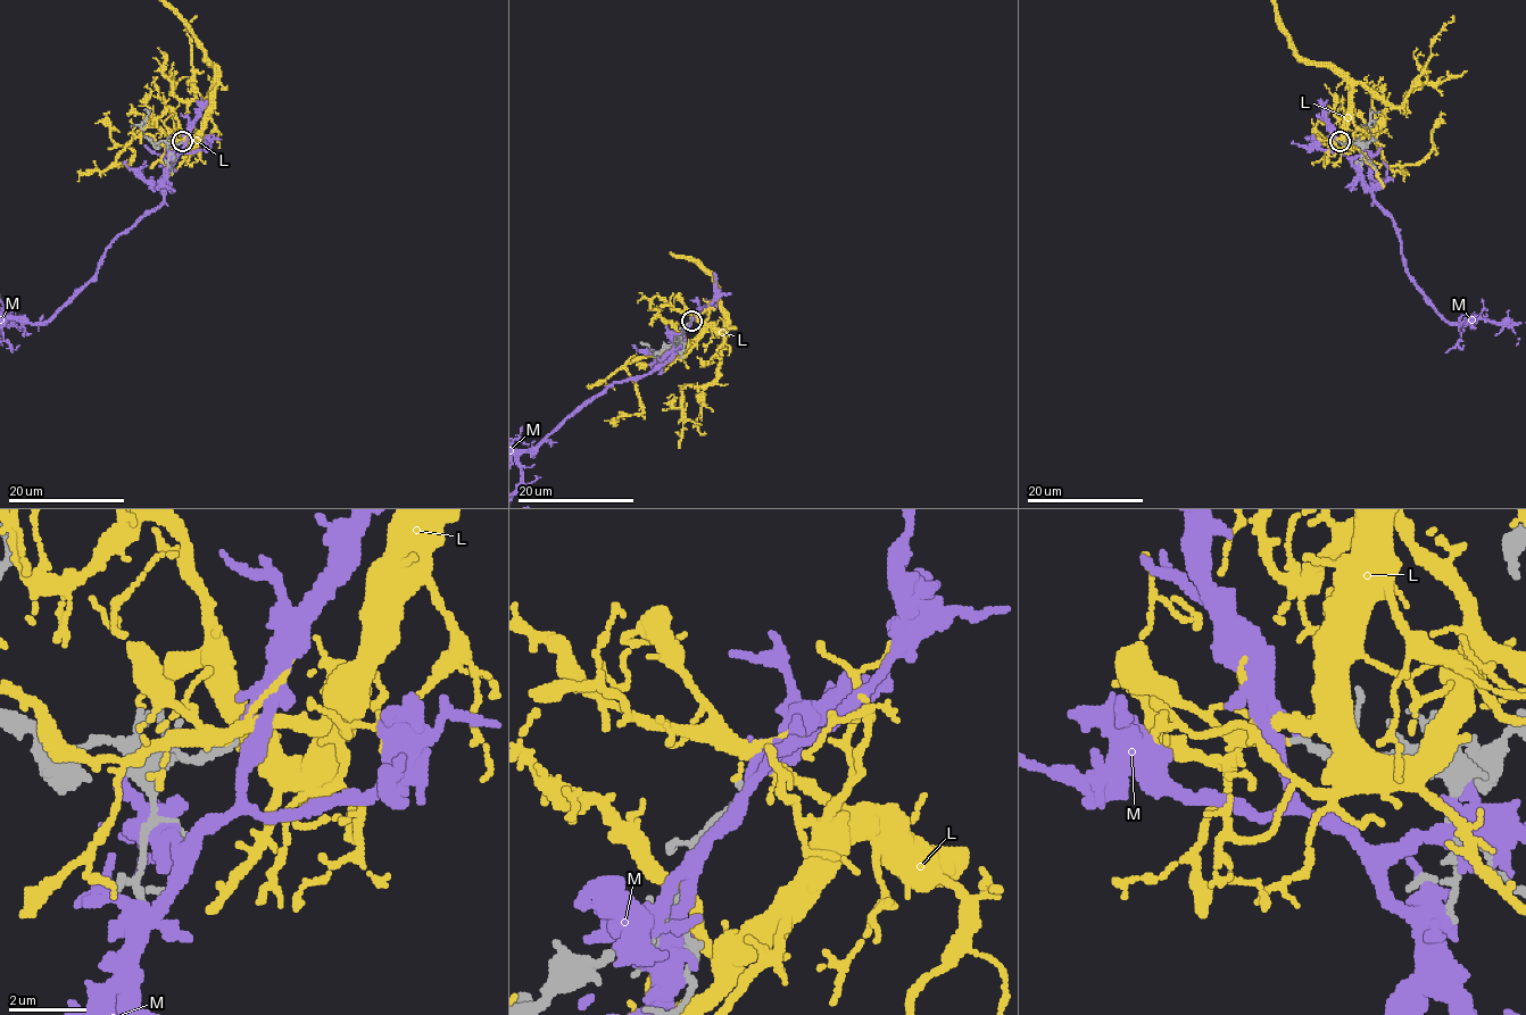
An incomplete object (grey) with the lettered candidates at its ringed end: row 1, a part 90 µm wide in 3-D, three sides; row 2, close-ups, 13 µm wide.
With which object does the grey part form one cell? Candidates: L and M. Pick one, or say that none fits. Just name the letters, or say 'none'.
none

